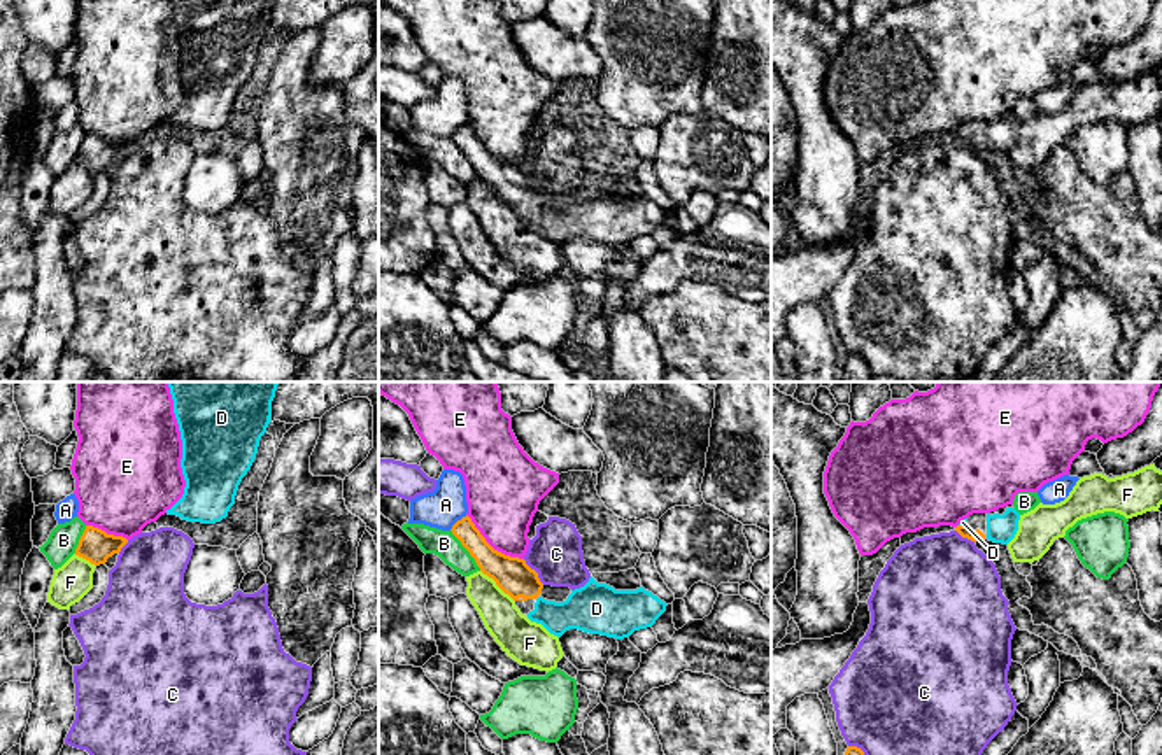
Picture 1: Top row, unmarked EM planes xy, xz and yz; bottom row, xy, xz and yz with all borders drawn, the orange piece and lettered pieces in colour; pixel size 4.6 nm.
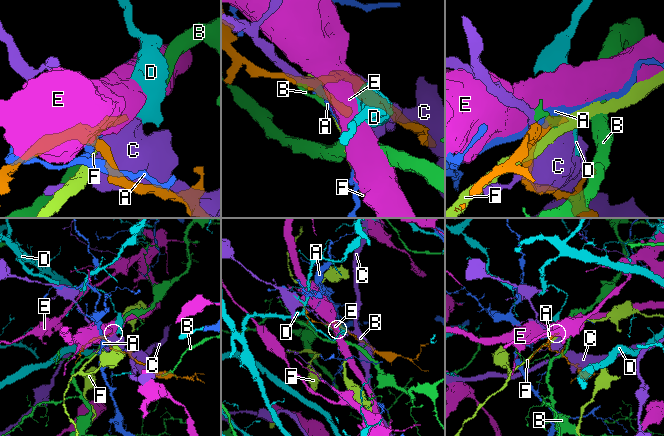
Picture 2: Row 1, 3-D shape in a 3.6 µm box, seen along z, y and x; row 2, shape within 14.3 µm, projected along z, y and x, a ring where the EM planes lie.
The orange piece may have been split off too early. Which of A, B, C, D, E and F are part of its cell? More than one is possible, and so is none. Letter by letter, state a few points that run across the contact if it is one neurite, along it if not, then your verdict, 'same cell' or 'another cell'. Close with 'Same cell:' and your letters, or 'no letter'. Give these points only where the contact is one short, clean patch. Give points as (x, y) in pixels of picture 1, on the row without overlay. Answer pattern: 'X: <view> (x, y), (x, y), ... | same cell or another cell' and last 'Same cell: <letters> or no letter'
A: xz (467, 123), (449, 137) | another cell
B: another cell
C: another cell
D: same cell
E: xz (467, 121), (495, 156), (523, 167) | another cell
F: another cell
Same cell: D

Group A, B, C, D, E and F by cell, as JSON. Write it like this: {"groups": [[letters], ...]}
{"groups": [["A"], ["B"], ["C"], ["D"], ["E"], ["F"]]}

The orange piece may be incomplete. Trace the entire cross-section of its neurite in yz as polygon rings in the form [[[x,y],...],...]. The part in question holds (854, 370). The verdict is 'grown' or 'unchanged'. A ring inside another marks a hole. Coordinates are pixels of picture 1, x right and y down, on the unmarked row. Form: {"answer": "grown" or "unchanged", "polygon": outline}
{"answer": "unchanged", "polygon": [[[848,354],[840,382],[873,382],[873,371],[866,366],[861,356]]]}

